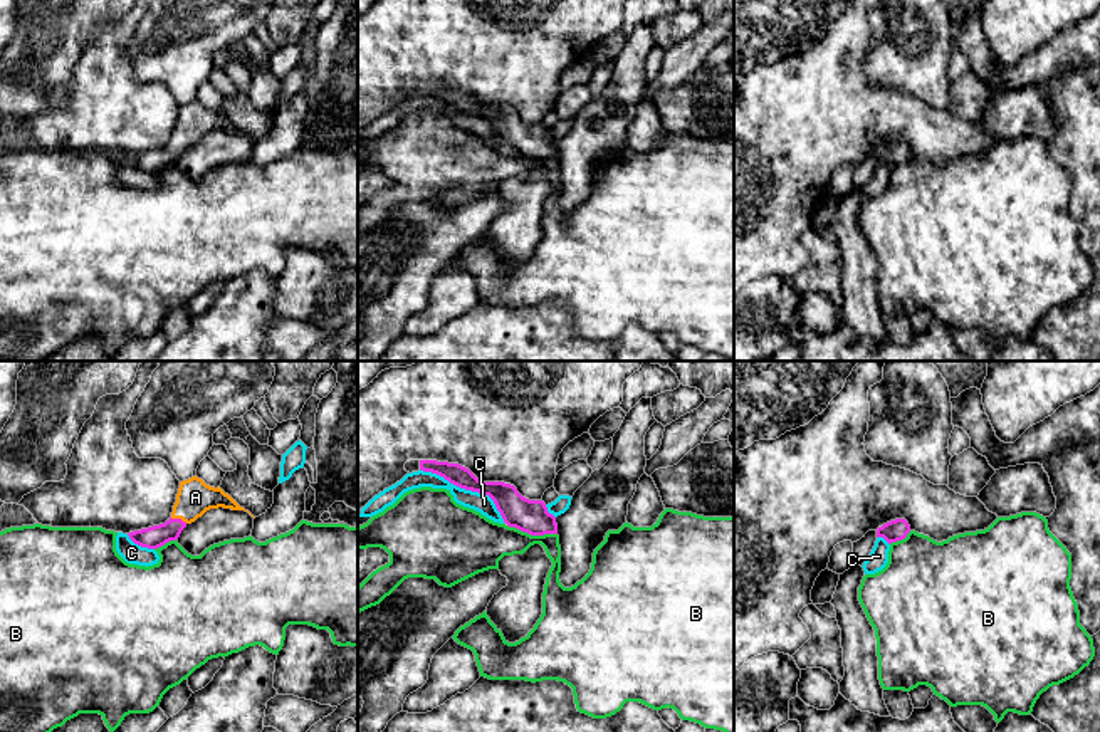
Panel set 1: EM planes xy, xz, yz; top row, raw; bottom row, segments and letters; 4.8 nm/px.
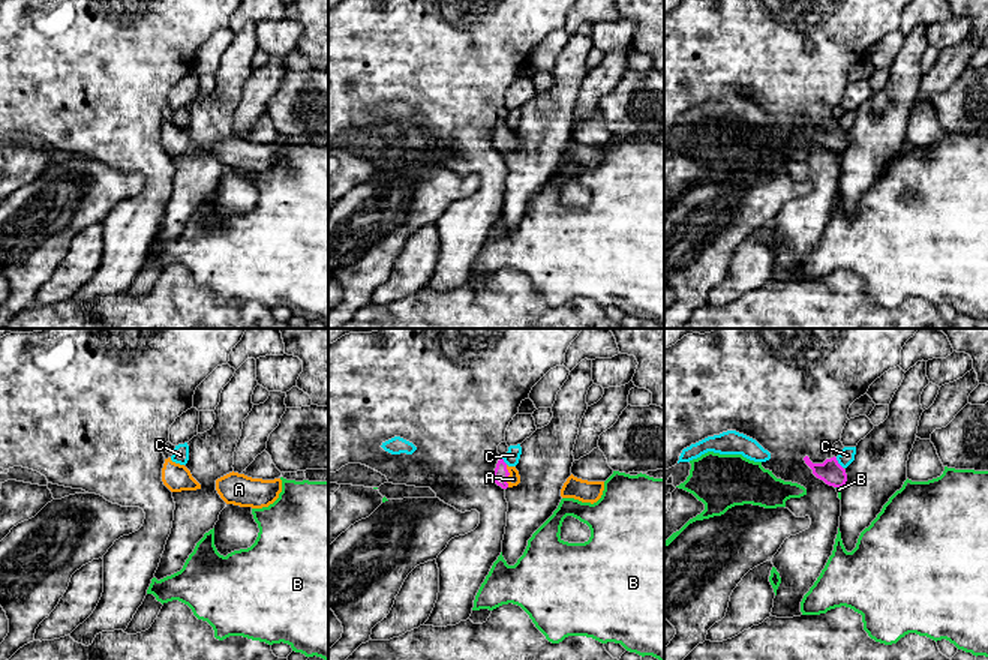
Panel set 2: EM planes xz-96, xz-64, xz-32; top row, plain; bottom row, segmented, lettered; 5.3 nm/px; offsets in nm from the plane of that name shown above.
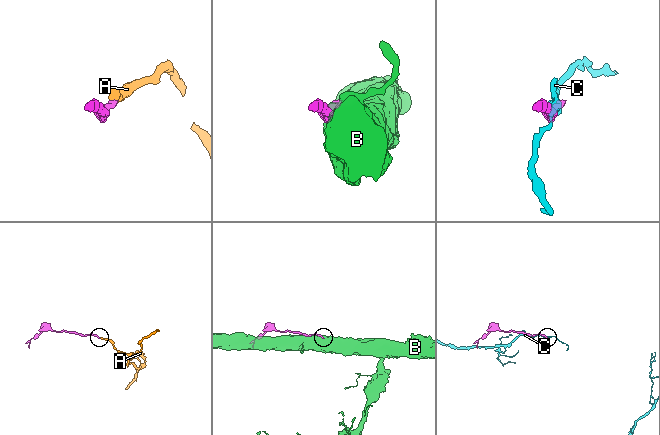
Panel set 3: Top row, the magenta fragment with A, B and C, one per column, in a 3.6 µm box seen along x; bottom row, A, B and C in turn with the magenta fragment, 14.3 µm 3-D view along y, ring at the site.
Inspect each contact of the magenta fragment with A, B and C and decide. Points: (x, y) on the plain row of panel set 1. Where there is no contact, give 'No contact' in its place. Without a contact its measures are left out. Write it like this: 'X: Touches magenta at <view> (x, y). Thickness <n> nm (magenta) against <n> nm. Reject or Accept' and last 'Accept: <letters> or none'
A: Touches magenta at xy (178, 143). Thickness 110 nm (magenta) against 170 nm. Accept
B: Touches magenta at xz (533, 158). Thickness 160 nm (magenta) against 240 nm. Reject
C: Touches magenta at xz (467, 113). Thickness 140 nm (magenta) against 90 nm. Reject
Accept: A

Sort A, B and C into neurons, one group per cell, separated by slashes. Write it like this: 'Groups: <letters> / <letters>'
Groups: A / B / C

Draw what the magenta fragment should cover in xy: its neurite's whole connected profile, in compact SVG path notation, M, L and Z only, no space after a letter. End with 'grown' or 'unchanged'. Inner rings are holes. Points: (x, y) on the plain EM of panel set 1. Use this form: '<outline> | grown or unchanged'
M196 99L180 106L171 141L160 149L129 156L129 163L148 173L158 173L170 165L176 165L181 154L202 141L210 133L245 134L220 111L210 111Z | grown

